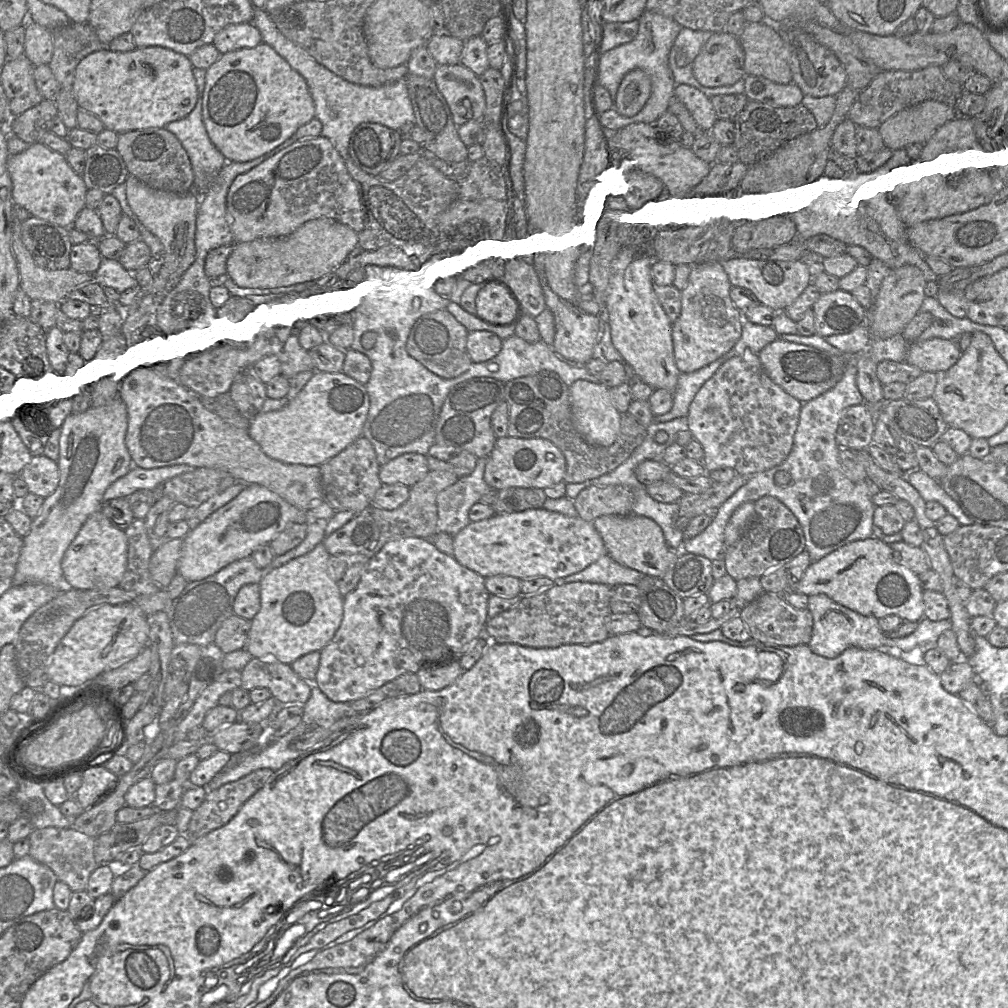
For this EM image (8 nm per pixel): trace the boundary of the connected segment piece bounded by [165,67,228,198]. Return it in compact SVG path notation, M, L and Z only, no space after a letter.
M194 67L194 76L197 85L197 103L193 111L186 117L170 122L166 125L166 129L173 133L181 142L186 150L192 165L194 173L194 192L199 196L204 195L211 187L216 175L224 165L228 163L223 154L216 148L210 140L204 121L203 121L203 96L206 83L206 70Z

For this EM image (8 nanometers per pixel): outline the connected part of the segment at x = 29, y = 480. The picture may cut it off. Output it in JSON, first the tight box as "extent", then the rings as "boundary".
{"extent":[20,454,59,498],"boundary":[[[44,454],[32,455],[20,475],[27,485],[28,492],[43,498],[51,495],[59,482],[57,462]]]}

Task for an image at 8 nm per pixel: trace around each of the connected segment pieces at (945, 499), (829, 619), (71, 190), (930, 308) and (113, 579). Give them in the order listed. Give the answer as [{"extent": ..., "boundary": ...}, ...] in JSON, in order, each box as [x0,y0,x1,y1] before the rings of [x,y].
[{"extent":[906,469,974,526],"boundary":[[[920,469],[907,473],[906,478],[925,502],[936,501],[940,503],[947,513],[954,516],[962,526],[974,524],[973,520],[967,517],[959,505],[943,490],[938,481]]]},{"extent":[808,594,952,659],"boundary":[[[824,594],[808,597],[808,610],[813,617],[812,637],[808,643],[809,648],[820,656],[833,659],[848,648],[864,650],[900,650],[909,652],[921,644],[935,644],[942,632],[952,628],[950,619],[931,621],[922,618],[916,630],[903,638],[891,638],[879,627],[879,619],[863,616],[849,608],[838,604]]]},{"extent":[7,143,88,228],"boundary":[[[42,143],[31,144],[23,152],[9,156],[7,170],[12,181],[14,204],[23,207],[34,217],[69,228],[73,226],[78,213],[86,207],[88,188],[82,176],[71,168],[65,155]]]},{"extent":[915,296,983,342],"boundary":[[[926,296],[920,311],[931,313],[934,320],[915,342],[923,342],[932,338],[952,340],[965,332],[983,332],[982,324],[975,323],[968,317],[958,318],[953,316],[941,305],[937,297]]]},{"extent":[61,511,127,590],"boundary":[[[100,511],[92,513],[80,528],[76,537],[66,549],[61,568],[69,585],[80,590],[101,590],[119,586],[127,564],[127,538],[124,530],[115,527]]]}]

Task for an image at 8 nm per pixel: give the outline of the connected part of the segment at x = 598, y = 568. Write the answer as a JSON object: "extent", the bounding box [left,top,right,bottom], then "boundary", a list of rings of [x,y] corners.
{"extent":[555,554,644,588],"boundary":[[[606,554],[582,571],[555,582],[558,584],[572,582],[599,583],[612,588],[625,584],[637,585],[644,576],[637,570],[620,565]]]}

